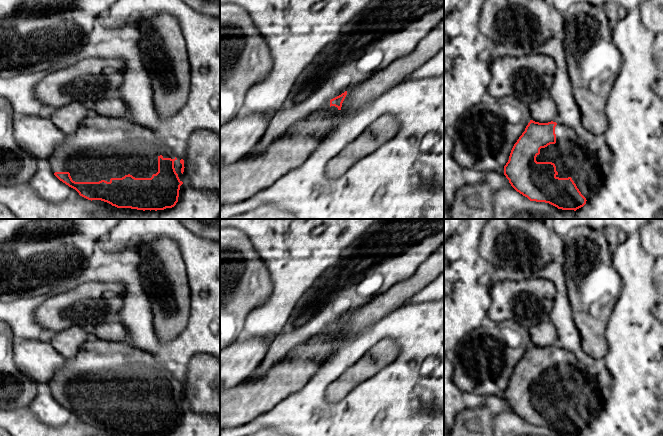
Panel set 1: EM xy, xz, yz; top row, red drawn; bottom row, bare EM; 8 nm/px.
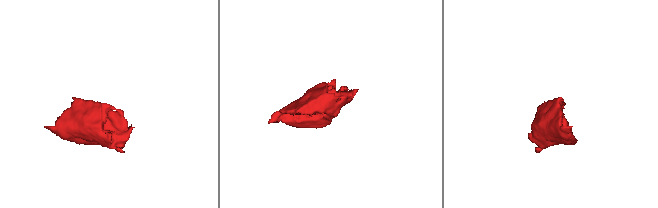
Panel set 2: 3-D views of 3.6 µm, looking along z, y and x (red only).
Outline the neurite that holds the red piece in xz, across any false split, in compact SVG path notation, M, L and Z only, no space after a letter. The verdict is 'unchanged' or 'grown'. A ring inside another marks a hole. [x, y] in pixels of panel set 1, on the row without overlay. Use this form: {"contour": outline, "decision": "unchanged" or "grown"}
{"contour": "M347 315L327 325L323 332L292 350L281 362L261 377L244 380L241 384L220 390L220 431L244 425L271 410L281 400L300 390L317 372L318 367L347 339L340 337Z", "decision": "grown"}

